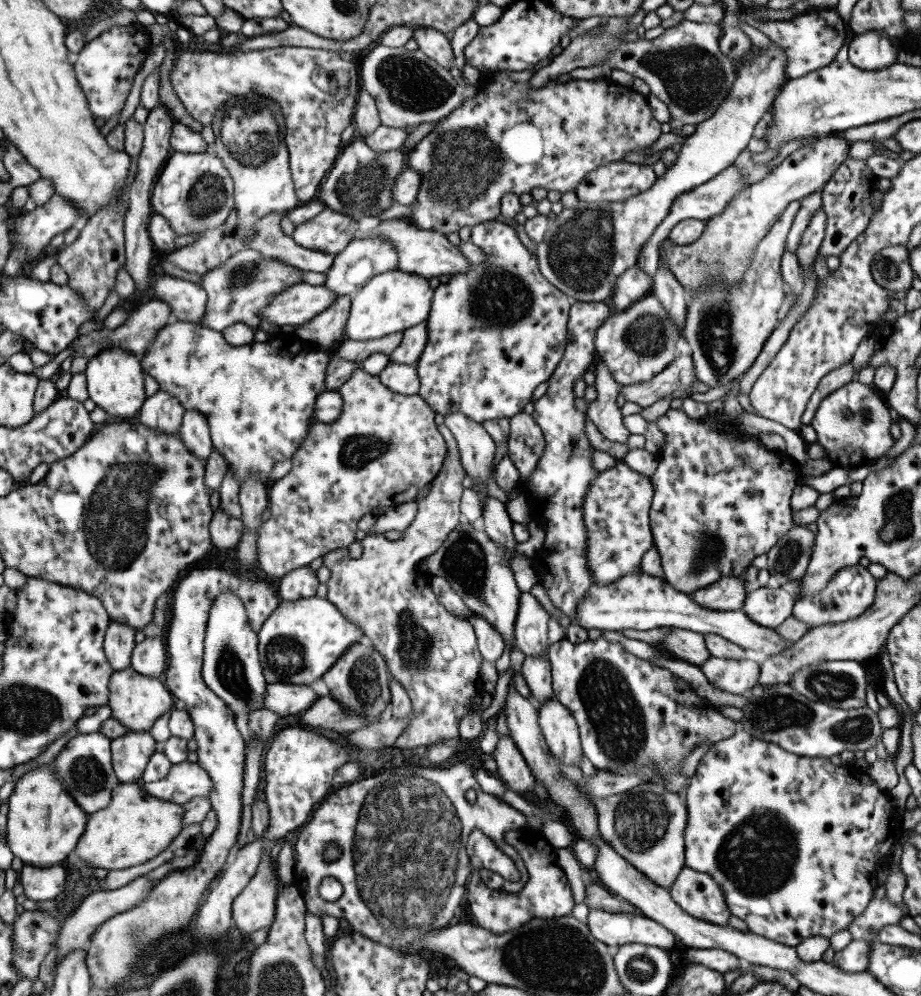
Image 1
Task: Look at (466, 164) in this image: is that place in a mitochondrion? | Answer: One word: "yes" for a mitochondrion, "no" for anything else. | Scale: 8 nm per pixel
yes

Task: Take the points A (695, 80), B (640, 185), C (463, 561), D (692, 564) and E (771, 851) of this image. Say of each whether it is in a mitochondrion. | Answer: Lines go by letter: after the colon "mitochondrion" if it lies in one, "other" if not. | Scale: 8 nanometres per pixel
A: mitochondrion
B: other
C: mitochondrion
D: mitochondrion
E: mitochondrion

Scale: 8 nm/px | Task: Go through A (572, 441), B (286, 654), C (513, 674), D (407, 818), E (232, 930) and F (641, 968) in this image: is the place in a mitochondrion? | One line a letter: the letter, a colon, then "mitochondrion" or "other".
A: mitochondrion
B: mitochondrion
C: other
D: mitochondrion
E: other
F: mitochondrion

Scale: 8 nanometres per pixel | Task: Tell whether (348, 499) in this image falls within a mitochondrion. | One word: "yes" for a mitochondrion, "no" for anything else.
no

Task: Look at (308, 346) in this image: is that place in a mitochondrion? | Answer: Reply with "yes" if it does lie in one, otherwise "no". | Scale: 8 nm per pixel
no

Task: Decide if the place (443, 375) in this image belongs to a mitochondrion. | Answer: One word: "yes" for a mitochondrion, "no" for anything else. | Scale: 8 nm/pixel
no

